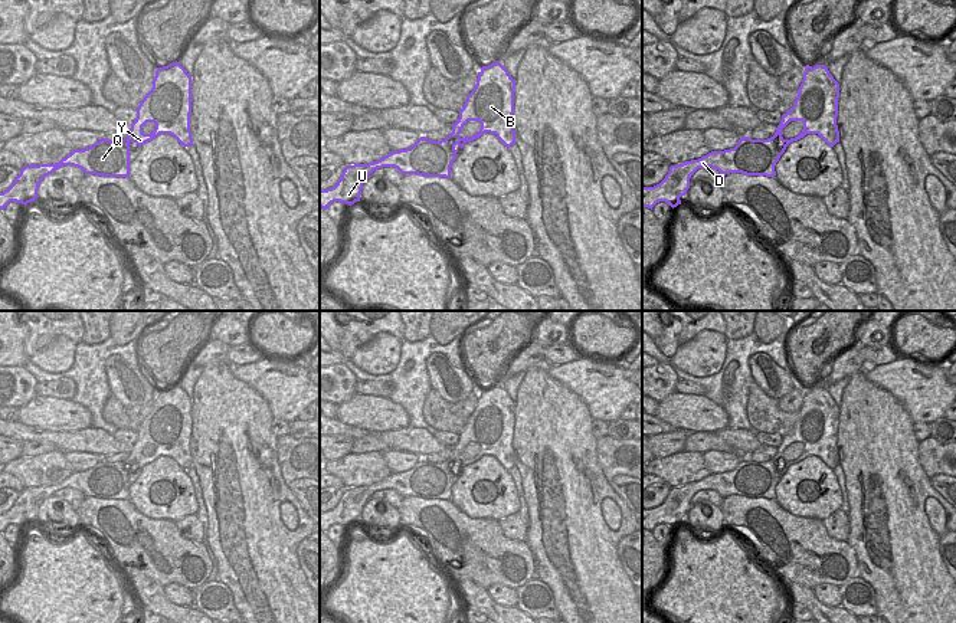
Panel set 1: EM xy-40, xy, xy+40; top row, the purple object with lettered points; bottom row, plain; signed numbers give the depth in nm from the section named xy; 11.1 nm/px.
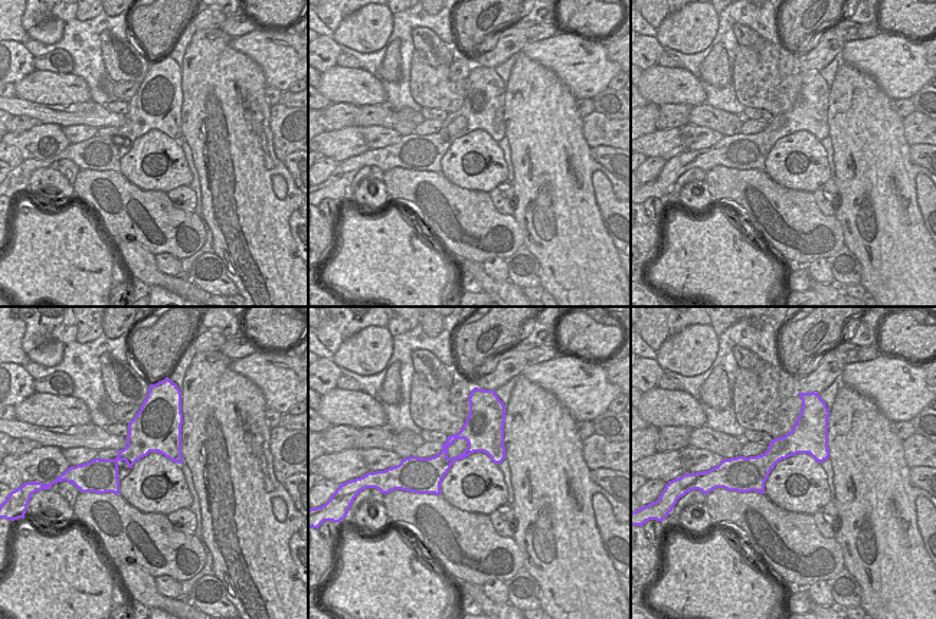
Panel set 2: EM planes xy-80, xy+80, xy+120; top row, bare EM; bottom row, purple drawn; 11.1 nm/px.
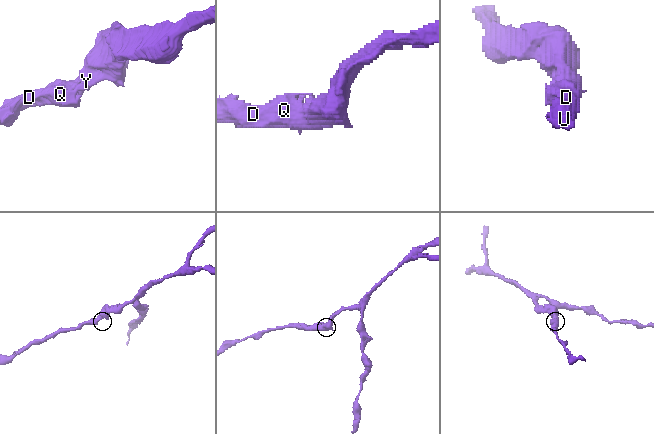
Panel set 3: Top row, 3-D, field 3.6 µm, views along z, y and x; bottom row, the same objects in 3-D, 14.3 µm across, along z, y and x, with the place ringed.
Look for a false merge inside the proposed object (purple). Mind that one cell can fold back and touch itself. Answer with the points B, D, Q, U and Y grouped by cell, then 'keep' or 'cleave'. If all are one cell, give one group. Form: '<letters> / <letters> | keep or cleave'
B D Q U Y | keep

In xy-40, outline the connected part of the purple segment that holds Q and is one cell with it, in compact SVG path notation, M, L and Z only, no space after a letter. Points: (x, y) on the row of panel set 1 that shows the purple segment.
M176 60L157 68L151 91L137 108L137 118L124 140L101 138L84 150L73 150L55 164L24 165L14 183L0 193L0 210L10 201L27 204L37 199L42 180L63 165L101 177L130 177L130 144L138 147L160 134L173 135L183 147L193 145L190 131L191 76Z

